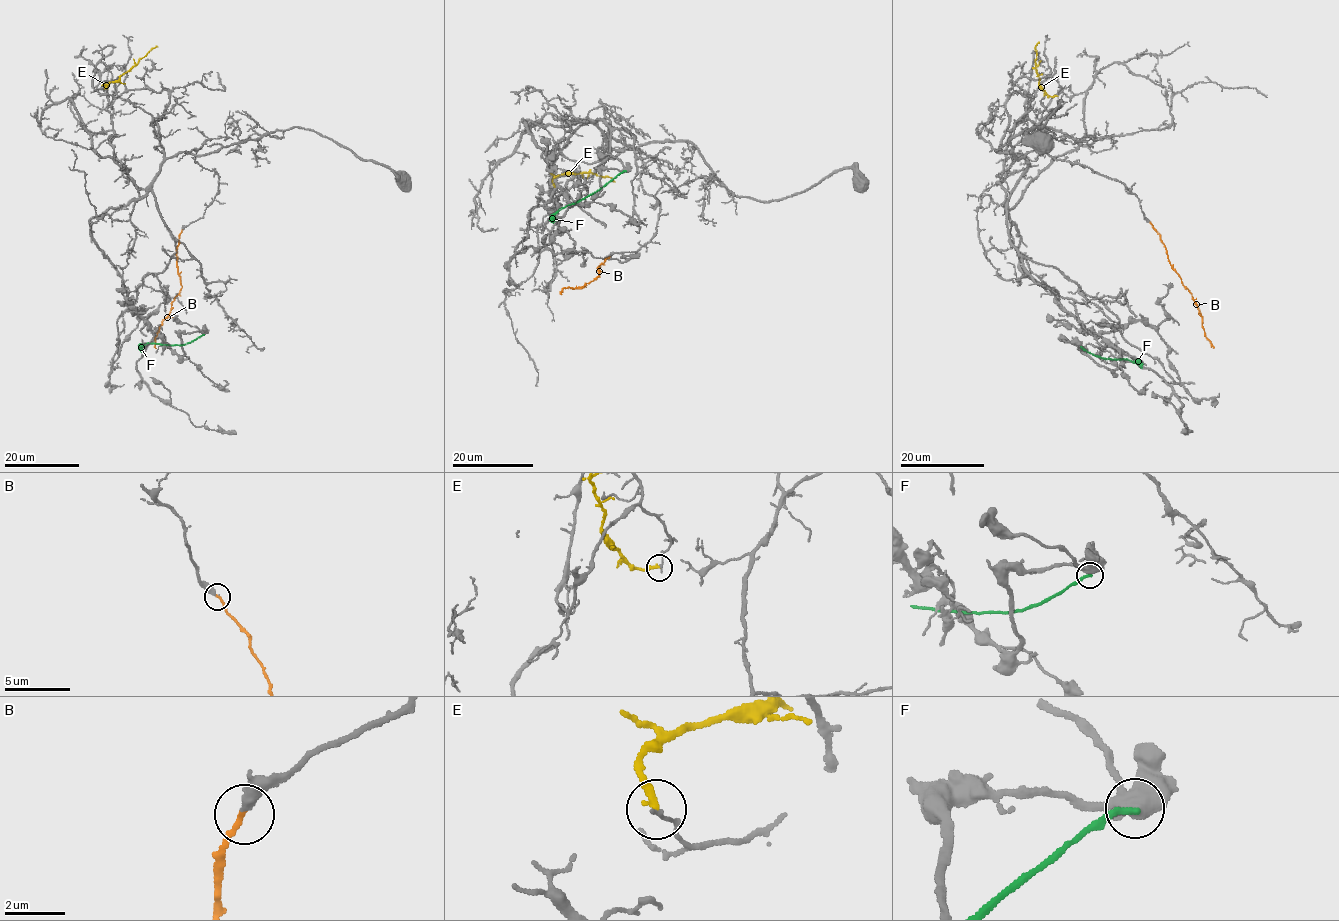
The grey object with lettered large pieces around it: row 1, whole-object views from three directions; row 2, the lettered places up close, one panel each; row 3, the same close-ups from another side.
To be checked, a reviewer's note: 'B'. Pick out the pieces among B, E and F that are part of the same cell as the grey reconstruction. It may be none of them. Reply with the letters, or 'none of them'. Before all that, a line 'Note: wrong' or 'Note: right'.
Note: right
B

